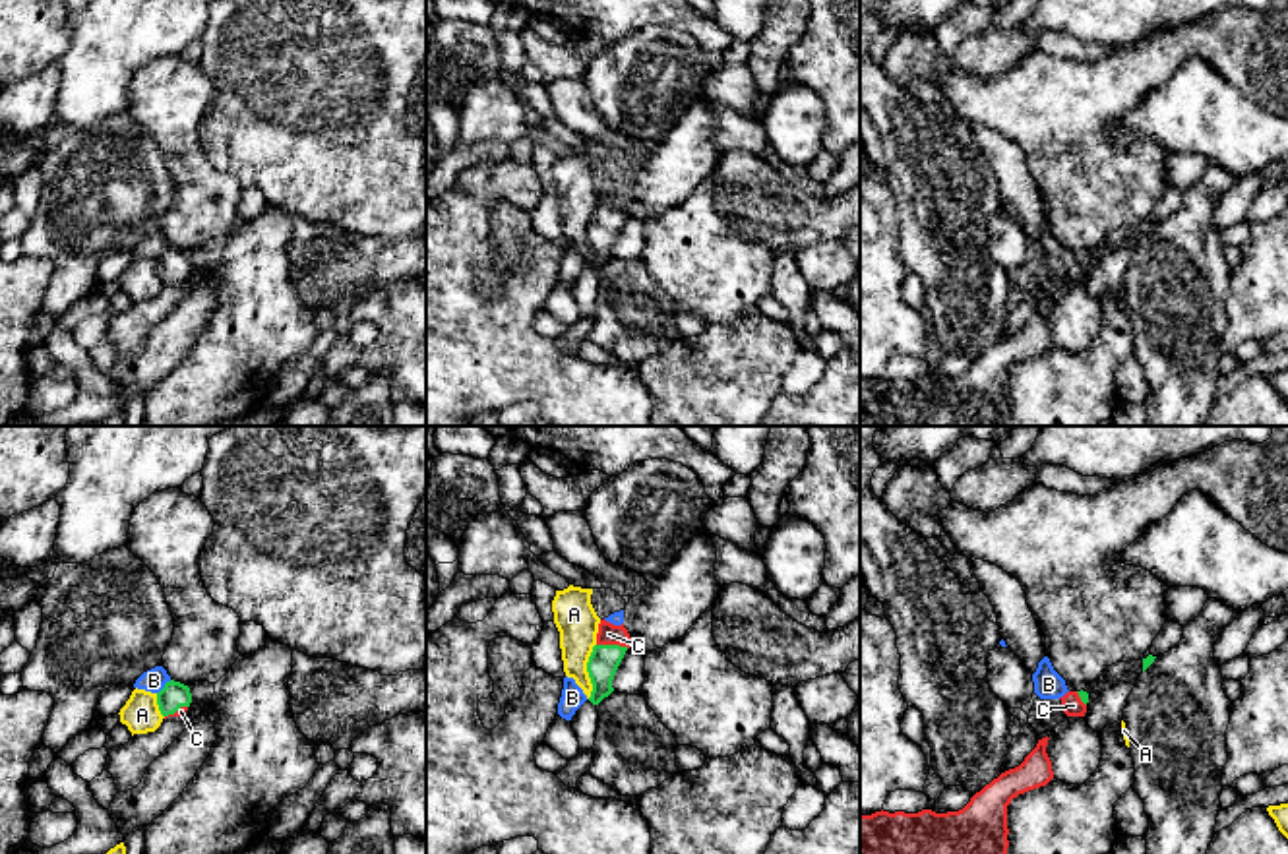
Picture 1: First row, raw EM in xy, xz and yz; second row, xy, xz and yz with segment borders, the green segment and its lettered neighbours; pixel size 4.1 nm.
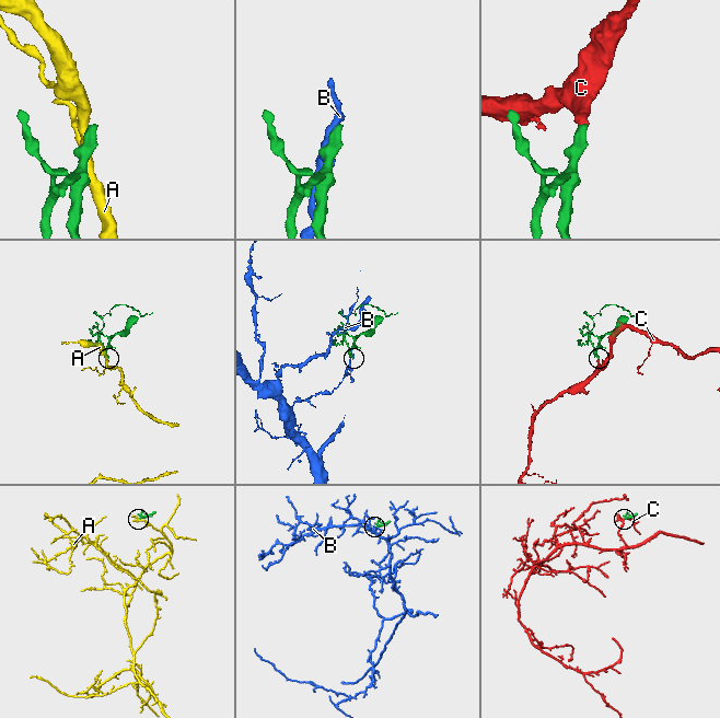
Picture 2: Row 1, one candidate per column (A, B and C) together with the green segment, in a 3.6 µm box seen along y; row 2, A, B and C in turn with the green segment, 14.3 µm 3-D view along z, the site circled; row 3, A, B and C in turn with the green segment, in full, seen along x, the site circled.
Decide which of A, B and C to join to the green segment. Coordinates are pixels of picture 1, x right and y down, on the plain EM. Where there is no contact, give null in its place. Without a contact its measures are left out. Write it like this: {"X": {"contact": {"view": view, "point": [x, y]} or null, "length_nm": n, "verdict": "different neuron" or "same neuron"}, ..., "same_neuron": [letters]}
{"A": {"contact": {"view": "xz", "point": [587, 237]}, "length_nm": 240, "verdict": "different neuron"}, "B": {"contact": {"view": "xy", "point": [165, 252]}, "length_nm": 90, "verdict": "different neuron"}, "C": {"contact": {"view": "xz", "point": [613, 212]}, "length_nm": 140, "verdict": "same neuron"}, "same_neuron": ["C"]}

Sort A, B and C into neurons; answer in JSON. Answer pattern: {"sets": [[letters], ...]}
{"sets": [["A"], ["B"], ["C"]]}

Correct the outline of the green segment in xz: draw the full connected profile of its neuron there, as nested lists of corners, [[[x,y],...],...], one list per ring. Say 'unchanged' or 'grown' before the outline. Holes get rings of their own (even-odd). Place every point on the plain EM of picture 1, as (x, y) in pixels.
grown; [[[600,186],[597,211],[587,229],[587,238],[593,250],[593,258],[589,267],[598,271],[604,263],[608,263],[614,254],[614,240],[626,221],[626,217],[633,211],[628,196],[622,192],[614,192],[606,186]]]

